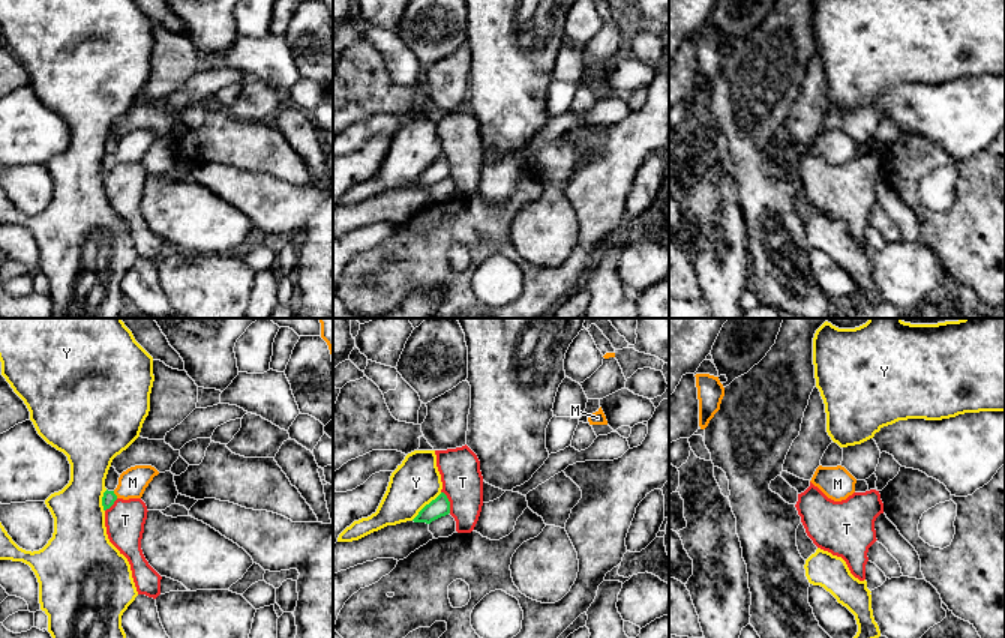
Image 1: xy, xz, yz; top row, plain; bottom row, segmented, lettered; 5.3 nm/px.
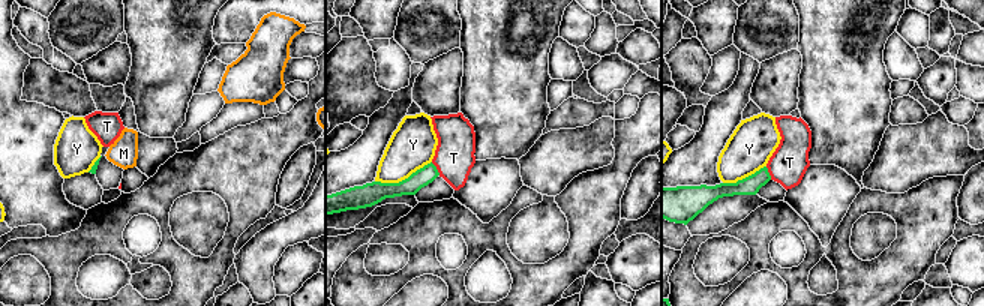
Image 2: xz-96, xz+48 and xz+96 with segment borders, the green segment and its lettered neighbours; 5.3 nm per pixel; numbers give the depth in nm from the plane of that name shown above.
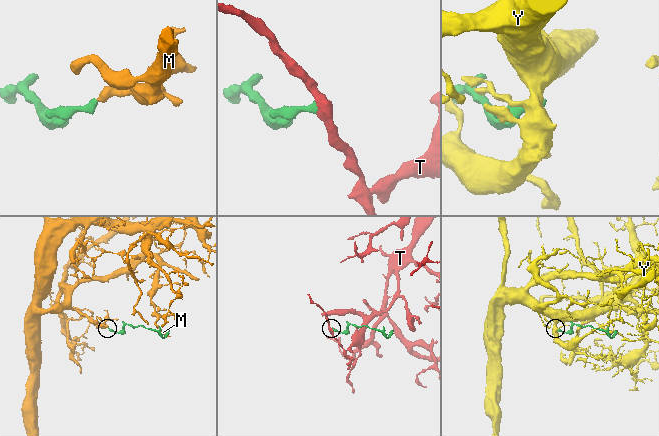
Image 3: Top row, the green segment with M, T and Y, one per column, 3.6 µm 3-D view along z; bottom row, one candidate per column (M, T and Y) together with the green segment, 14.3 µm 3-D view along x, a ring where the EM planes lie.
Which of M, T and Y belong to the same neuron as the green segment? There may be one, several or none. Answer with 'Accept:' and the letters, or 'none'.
Accept: M

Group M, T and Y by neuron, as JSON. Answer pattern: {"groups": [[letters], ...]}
{"groups": [["M"], ["T"], ["Y"]]}

